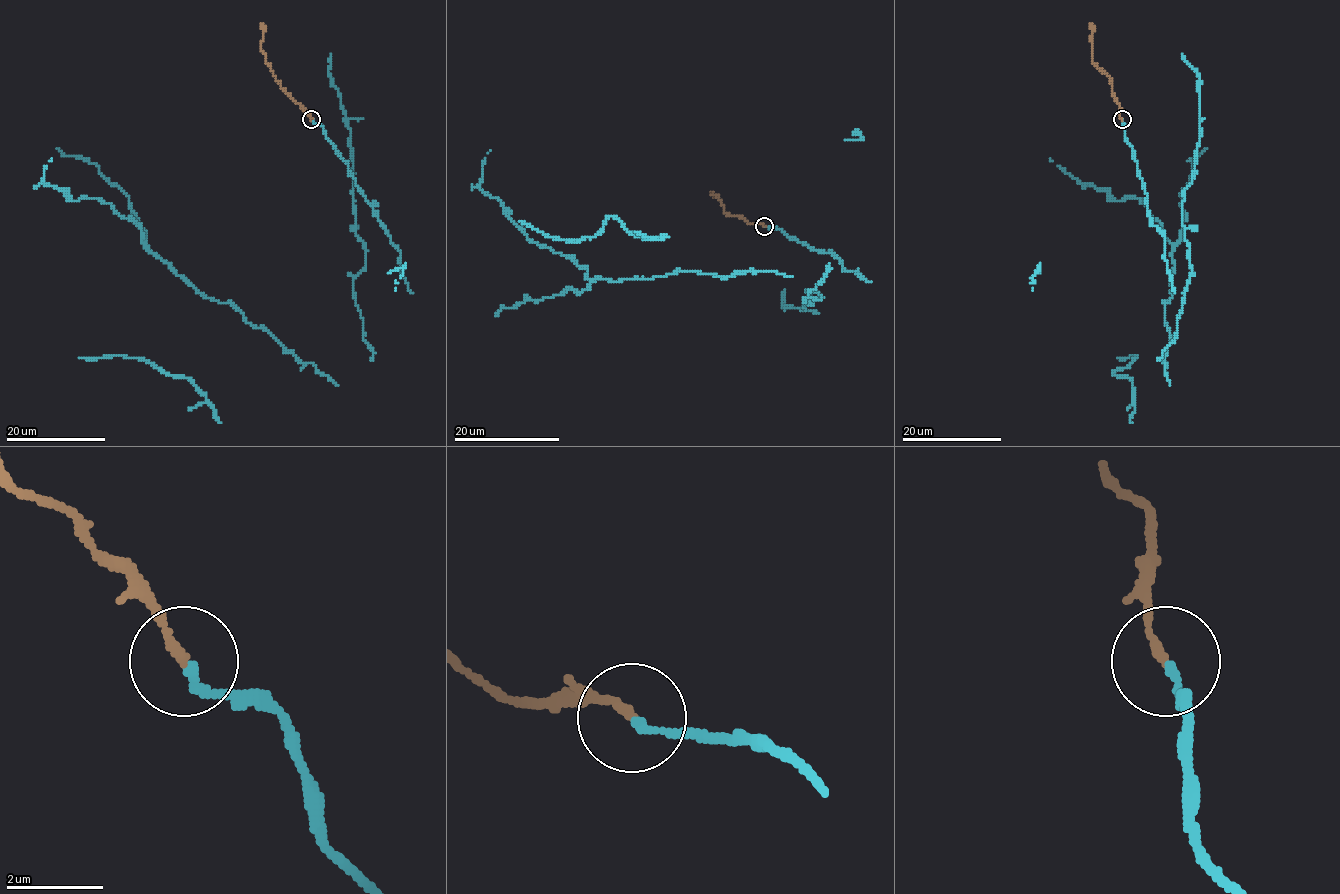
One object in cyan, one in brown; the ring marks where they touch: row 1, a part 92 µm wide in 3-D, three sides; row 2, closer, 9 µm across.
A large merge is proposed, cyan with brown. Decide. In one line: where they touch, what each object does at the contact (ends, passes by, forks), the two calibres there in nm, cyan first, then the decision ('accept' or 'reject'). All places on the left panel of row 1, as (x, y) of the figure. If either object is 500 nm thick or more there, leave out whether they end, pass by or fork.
place (311, 119); cyan ends; brown ends; calibres 180 and 170 nm; accept

